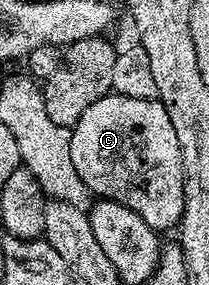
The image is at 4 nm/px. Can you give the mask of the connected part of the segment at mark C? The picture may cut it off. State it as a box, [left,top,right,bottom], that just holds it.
[69,92,183,231]

